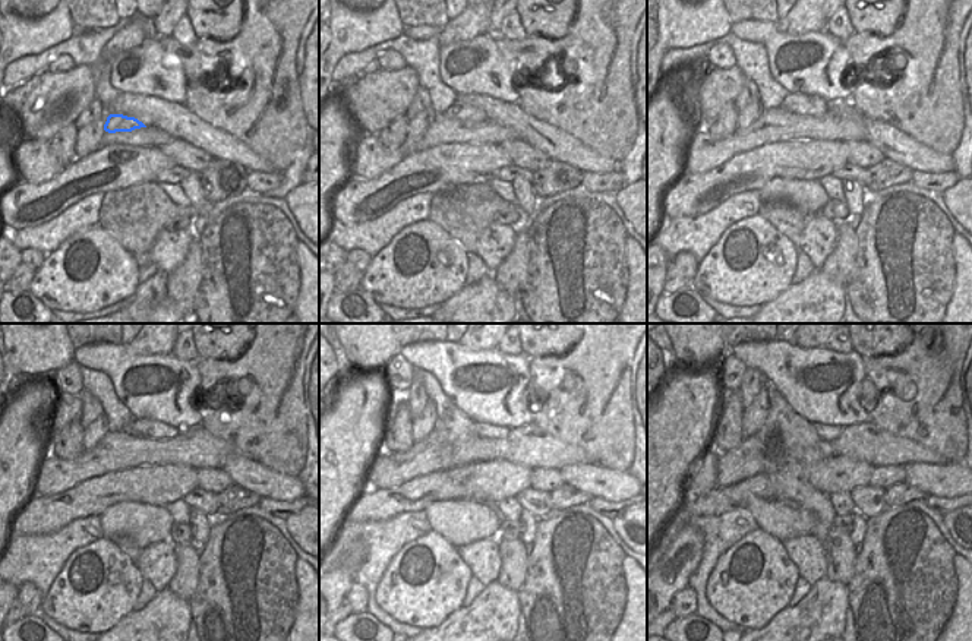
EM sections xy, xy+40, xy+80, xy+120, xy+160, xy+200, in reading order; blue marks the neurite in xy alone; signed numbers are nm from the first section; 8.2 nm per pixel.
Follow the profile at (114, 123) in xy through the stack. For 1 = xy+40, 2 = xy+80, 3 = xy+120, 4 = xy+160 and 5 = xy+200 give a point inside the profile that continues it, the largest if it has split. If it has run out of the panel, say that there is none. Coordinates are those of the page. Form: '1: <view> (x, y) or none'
1: xy+40 (466, 113)
2: xy+80 (802, 104)
3: xy+120 (151, 429)
4: xy+160 (482, 429)
5: xy+200 (829, 433)

